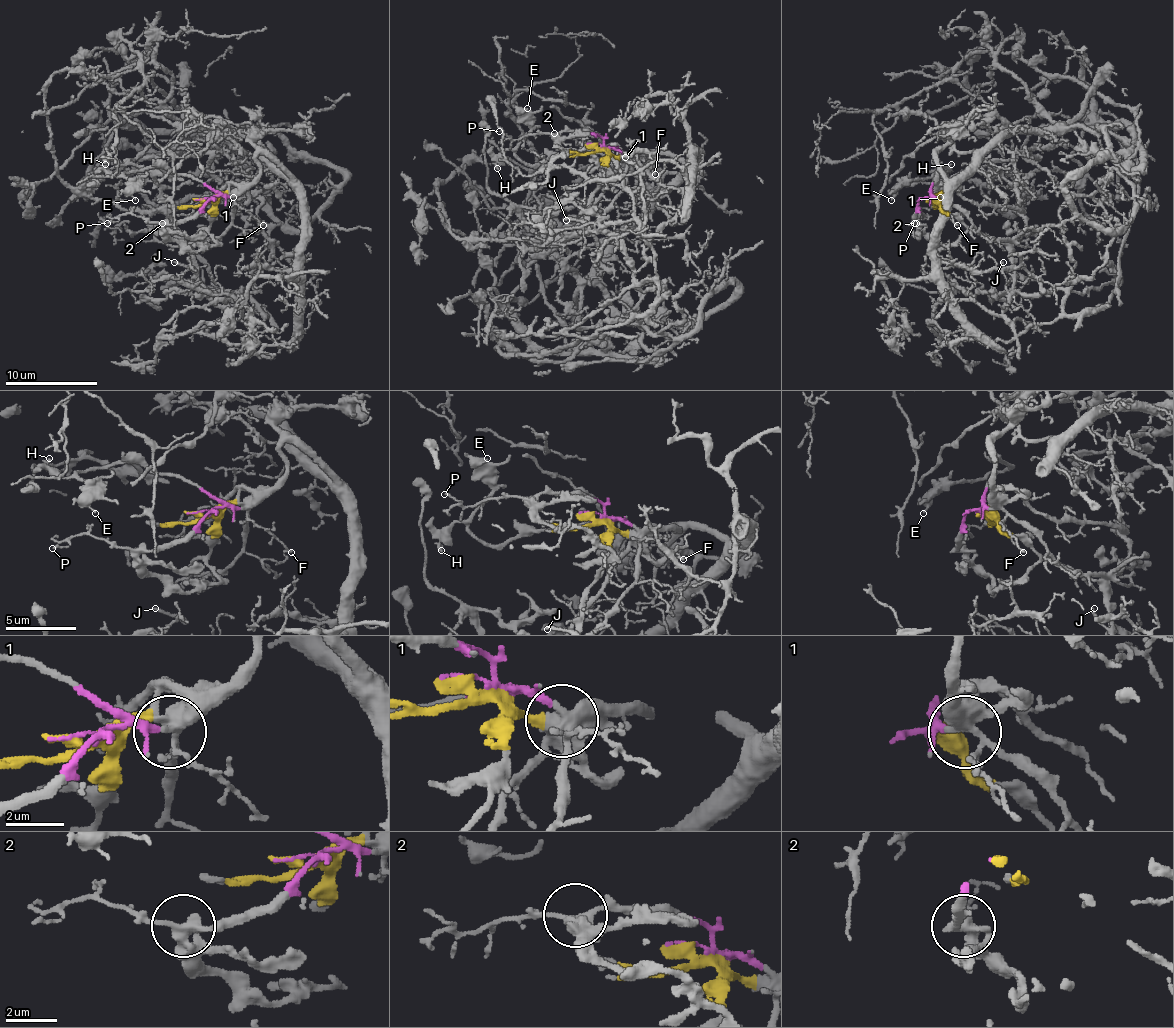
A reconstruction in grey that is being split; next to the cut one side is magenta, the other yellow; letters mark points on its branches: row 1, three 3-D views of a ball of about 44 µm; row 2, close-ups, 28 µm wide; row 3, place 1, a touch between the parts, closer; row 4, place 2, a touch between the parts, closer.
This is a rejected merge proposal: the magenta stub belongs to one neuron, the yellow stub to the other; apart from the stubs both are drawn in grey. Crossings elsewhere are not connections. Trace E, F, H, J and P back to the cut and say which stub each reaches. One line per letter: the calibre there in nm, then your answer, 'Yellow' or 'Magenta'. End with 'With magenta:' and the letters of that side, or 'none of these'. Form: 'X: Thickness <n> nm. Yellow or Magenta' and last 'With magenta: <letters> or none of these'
E: Thickness 150 nm. Magenta
F: Thickness 150 nm. Magenta
H: Thickness 200 nm. Magenta
J: Thickness 190 nm. Yellow
P: Thickness 150 nm. Magenta
With magenta: E, F, H, P

